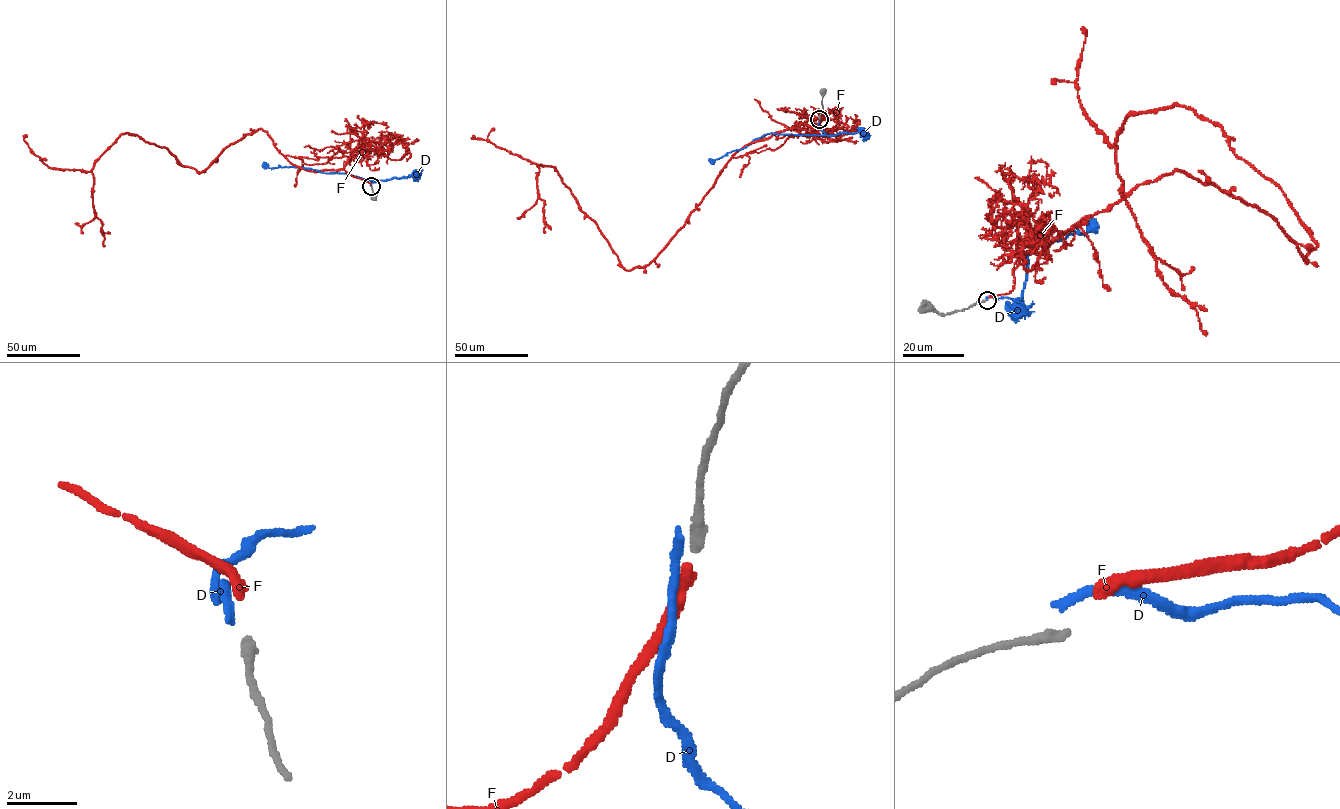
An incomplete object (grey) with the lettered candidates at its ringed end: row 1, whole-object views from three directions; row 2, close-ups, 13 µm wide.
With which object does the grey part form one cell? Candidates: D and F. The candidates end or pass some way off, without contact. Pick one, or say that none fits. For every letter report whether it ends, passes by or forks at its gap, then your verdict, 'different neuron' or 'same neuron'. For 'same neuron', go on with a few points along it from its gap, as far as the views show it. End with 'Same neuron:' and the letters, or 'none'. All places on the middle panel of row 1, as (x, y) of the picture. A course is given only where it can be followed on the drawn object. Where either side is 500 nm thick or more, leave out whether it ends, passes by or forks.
D: it ends; different neuron
F: it ends; different neuron
Same neuron: none

